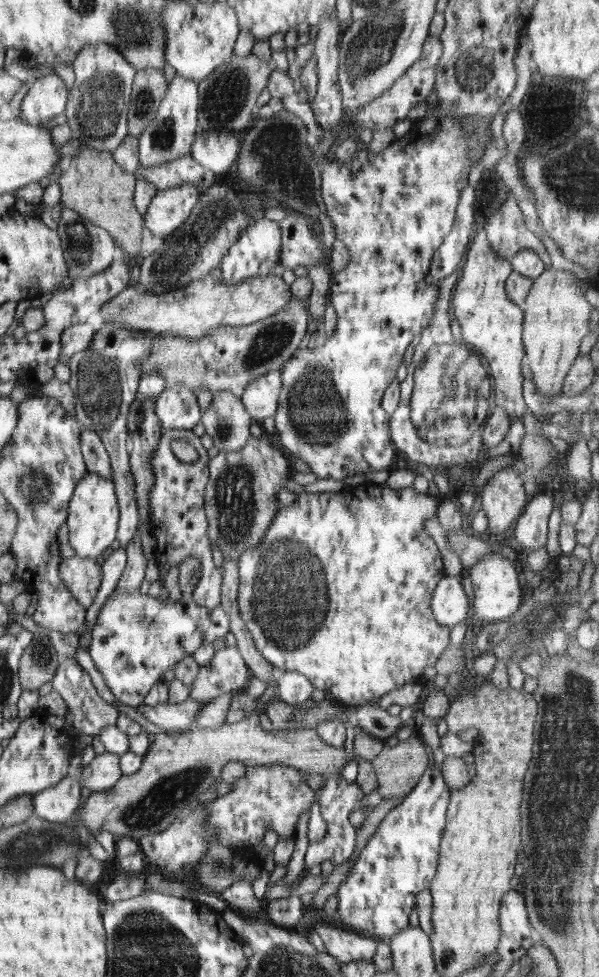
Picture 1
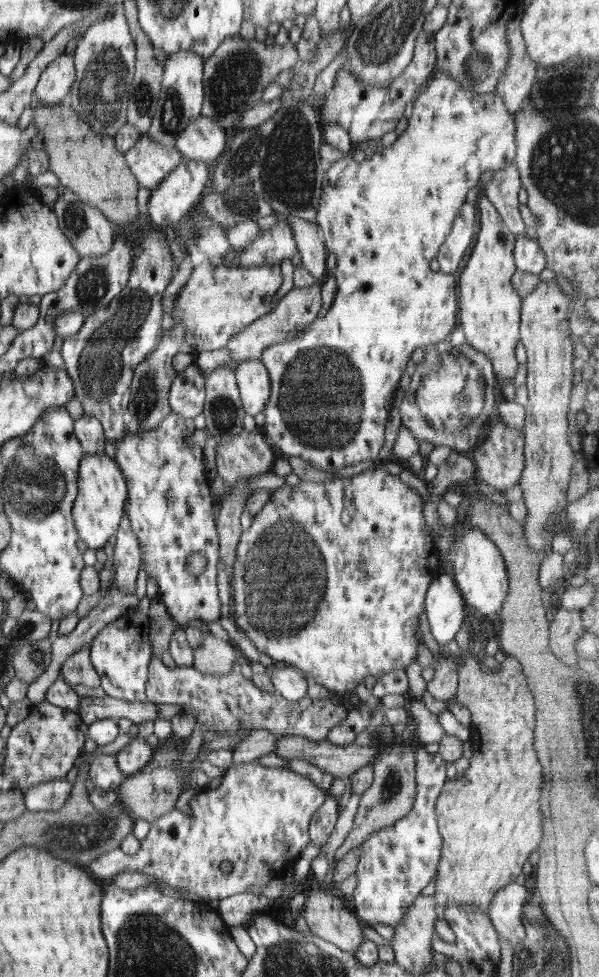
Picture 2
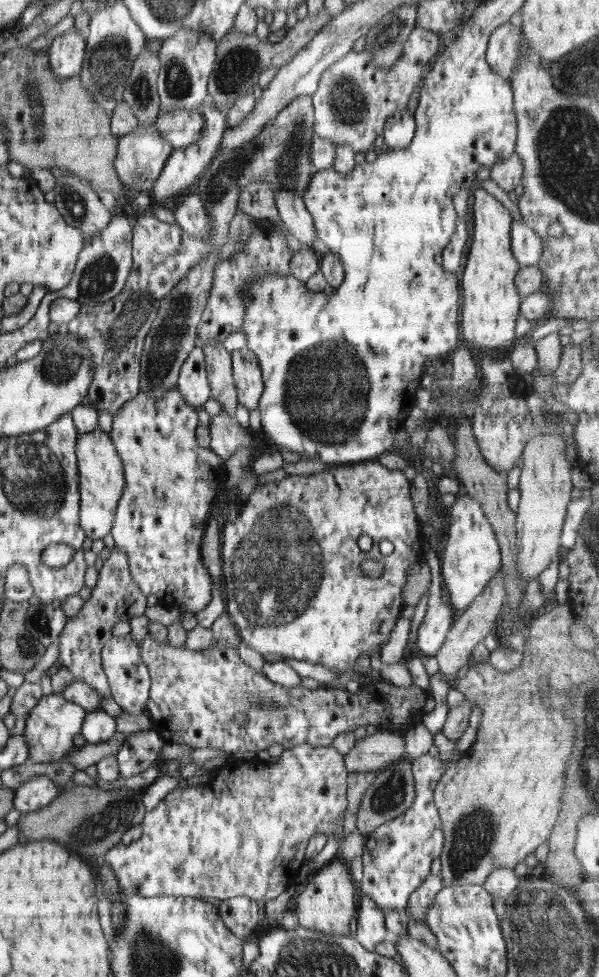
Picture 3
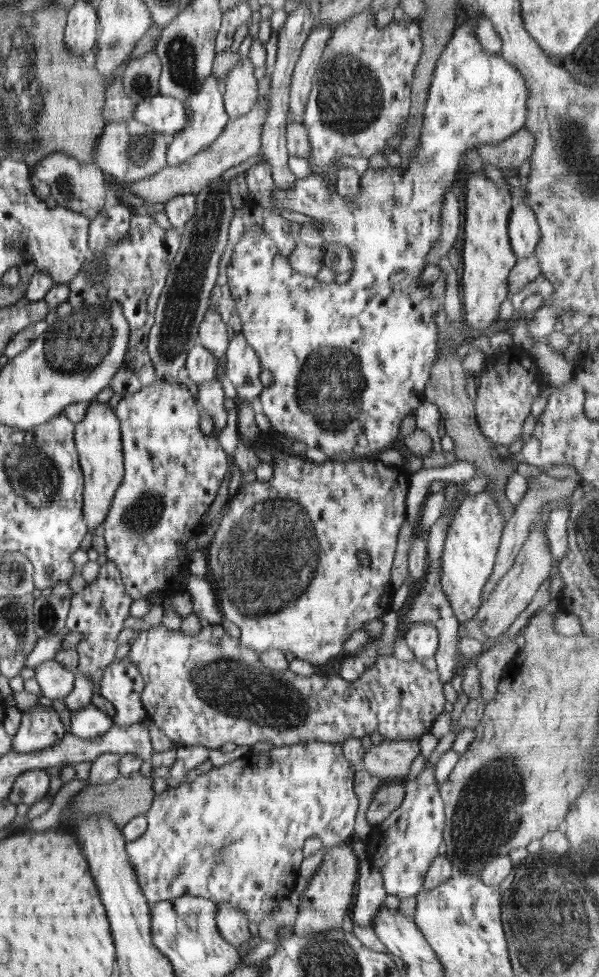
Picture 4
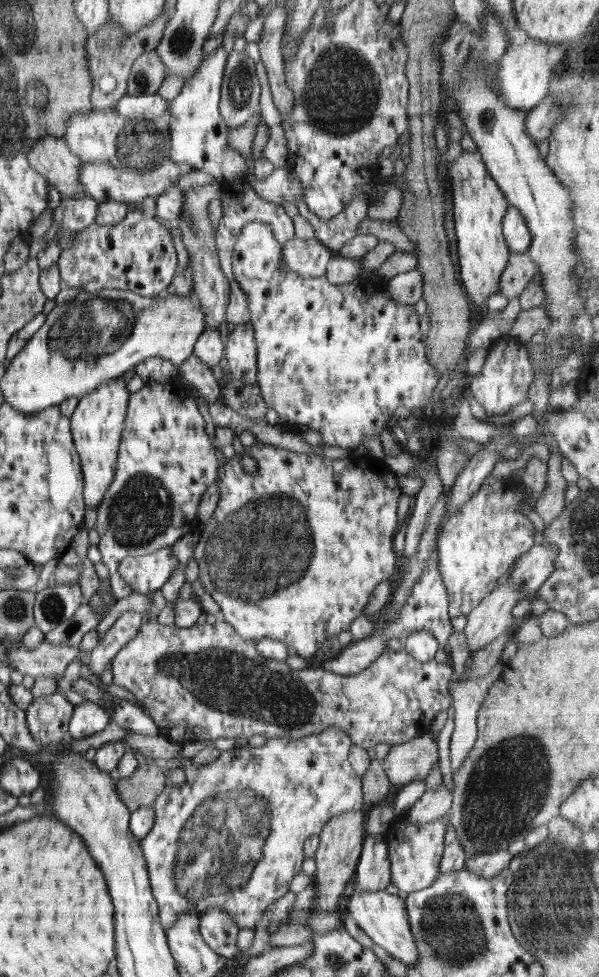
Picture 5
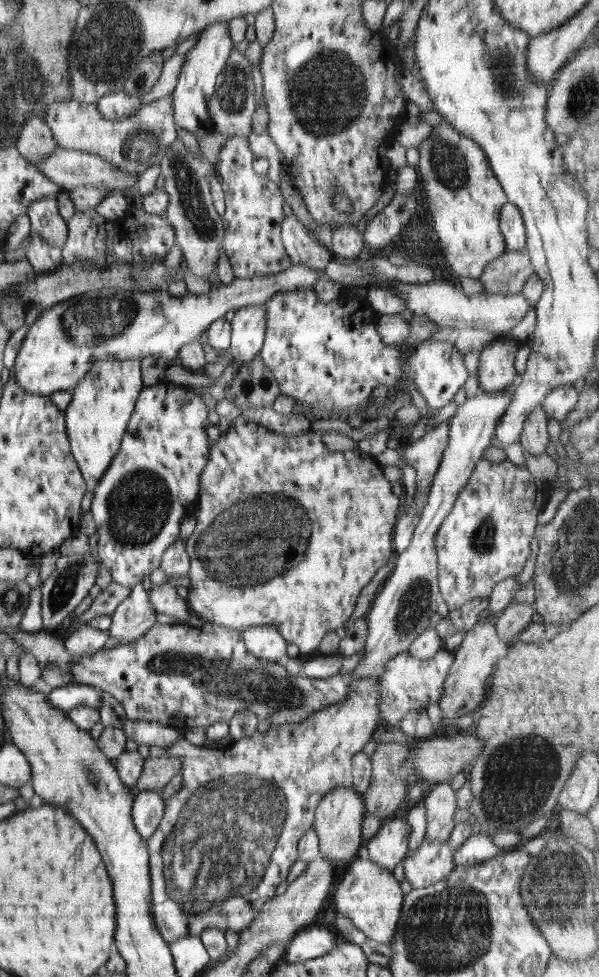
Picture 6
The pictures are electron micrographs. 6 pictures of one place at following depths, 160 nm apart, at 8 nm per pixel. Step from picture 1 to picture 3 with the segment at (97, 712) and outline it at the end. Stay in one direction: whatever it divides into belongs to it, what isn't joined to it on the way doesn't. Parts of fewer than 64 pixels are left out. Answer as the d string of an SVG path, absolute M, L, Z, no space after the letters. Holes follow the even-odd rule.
M113 549L110 557L103 562L99 570L96 586L92 588L91 597L83 604L76 617L68 618L64 631L60 634L60 662L72 673L75 681L88 684L102 696L101 710L110 716L124 713L112 699L110 686L102 663L102 648L113 638L112 629L118 622L130 624L134 616L144 615L147 607L147 597L142 594L140 587L134 582L127 554L120 549Z

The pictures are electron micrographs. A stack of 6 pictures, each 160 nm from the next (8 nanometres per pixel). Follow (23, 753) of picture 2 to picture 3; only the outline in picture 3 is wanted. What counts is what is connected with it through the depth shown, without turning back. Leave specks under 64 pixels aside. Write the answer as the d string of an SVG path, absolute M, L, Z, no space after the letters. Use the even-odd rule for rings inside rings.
M43 696L28 718L23 735L29 744L29 761L32 763L52 763L61 761L73 749L74 737L81 734L86 710L75 703L56 697Z

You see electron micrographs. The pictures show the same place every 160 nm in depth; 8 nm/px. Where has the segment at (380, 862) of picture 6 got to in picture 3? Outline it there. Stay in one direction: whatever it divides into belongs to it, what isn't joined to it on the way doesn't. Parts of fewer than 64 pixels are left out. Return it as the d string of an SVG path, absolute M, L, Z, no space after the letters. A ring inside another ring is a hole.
M363 896L357 907L357 930L355 939L368 951L375 948L385 939L389 939L385 928L385 915L376 907L376 903L369 897Z

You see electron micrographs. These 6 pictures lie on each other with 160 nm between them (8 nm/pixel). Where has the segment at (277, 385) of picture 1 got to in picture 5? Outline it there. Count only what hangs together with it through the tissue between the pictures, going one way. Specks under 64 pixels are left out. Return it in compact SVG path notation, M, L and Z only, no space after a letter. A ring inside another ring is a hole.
M249 322L235 325L229 333L226 358L231 376L242 382L257 384L257 344L255 329Z

